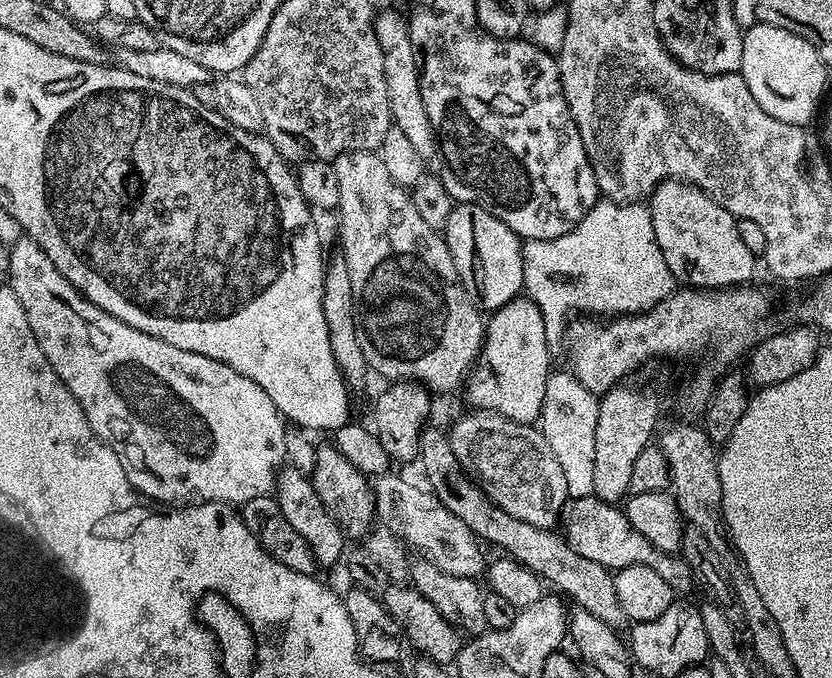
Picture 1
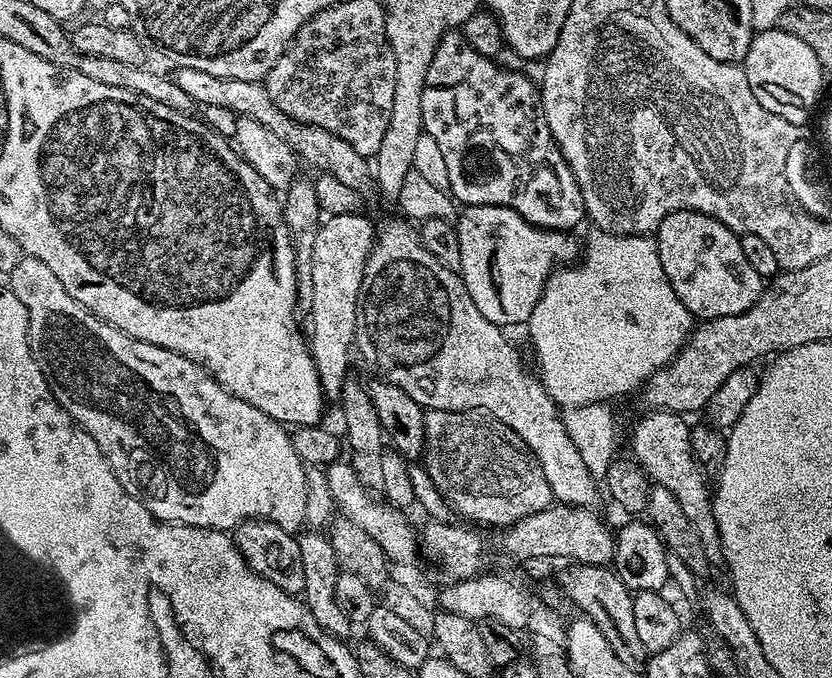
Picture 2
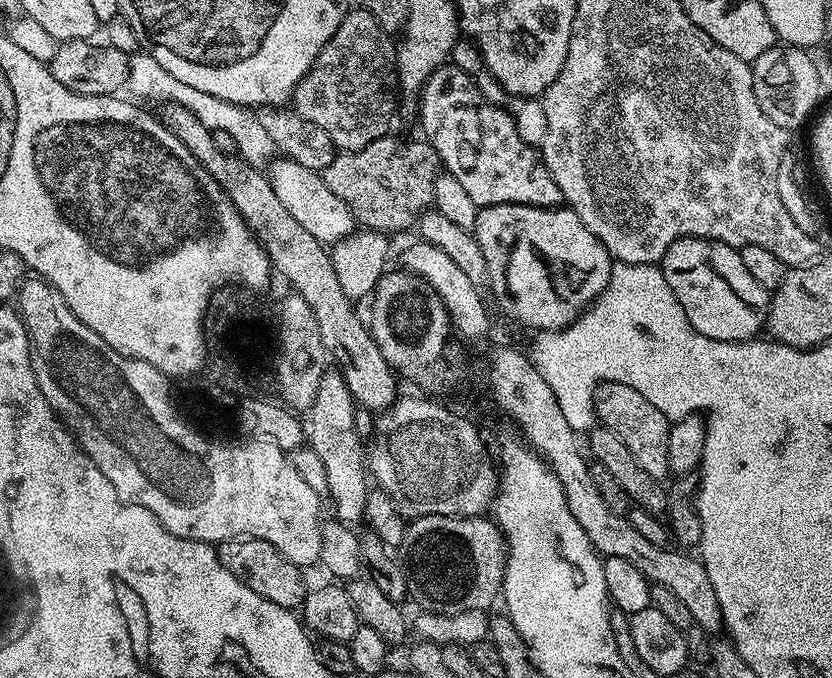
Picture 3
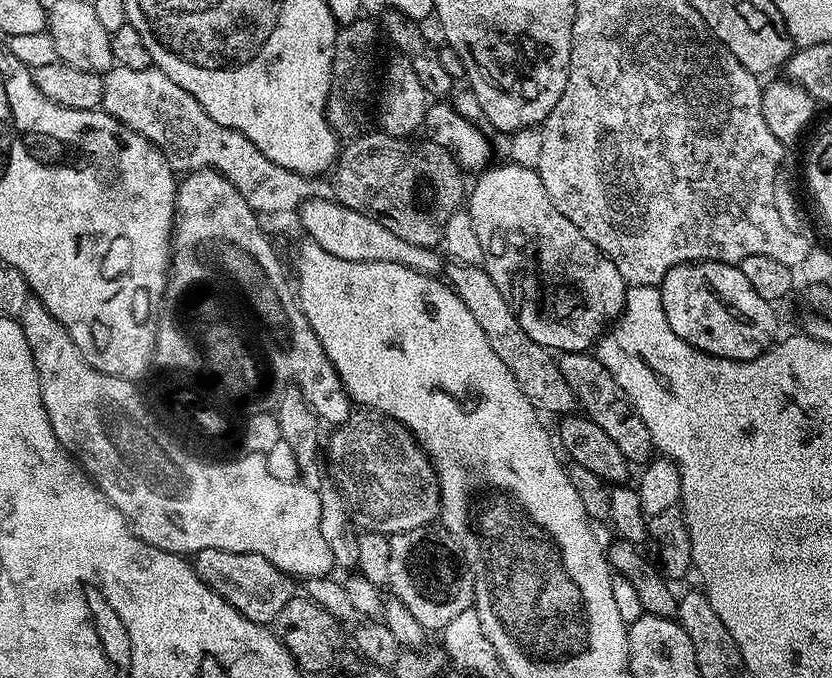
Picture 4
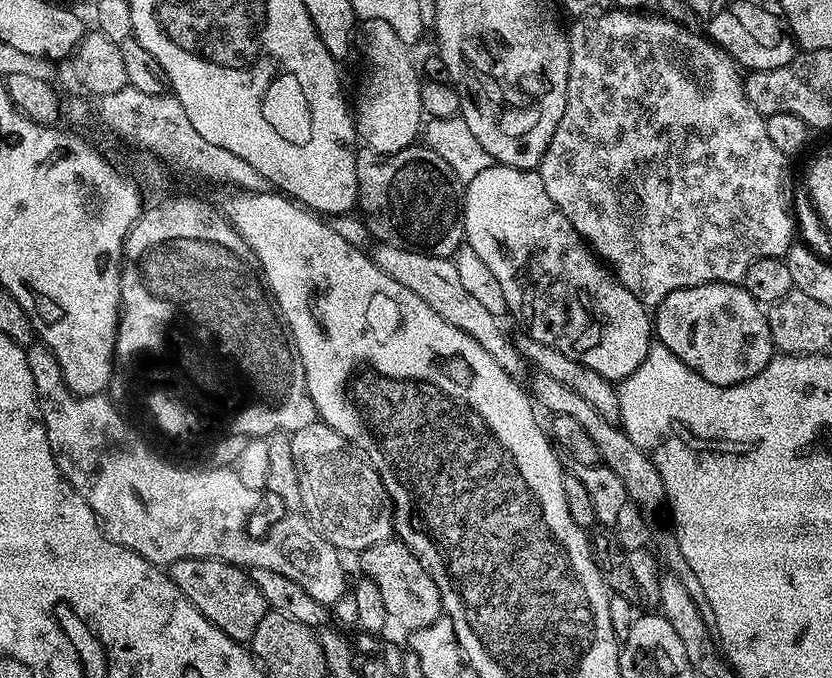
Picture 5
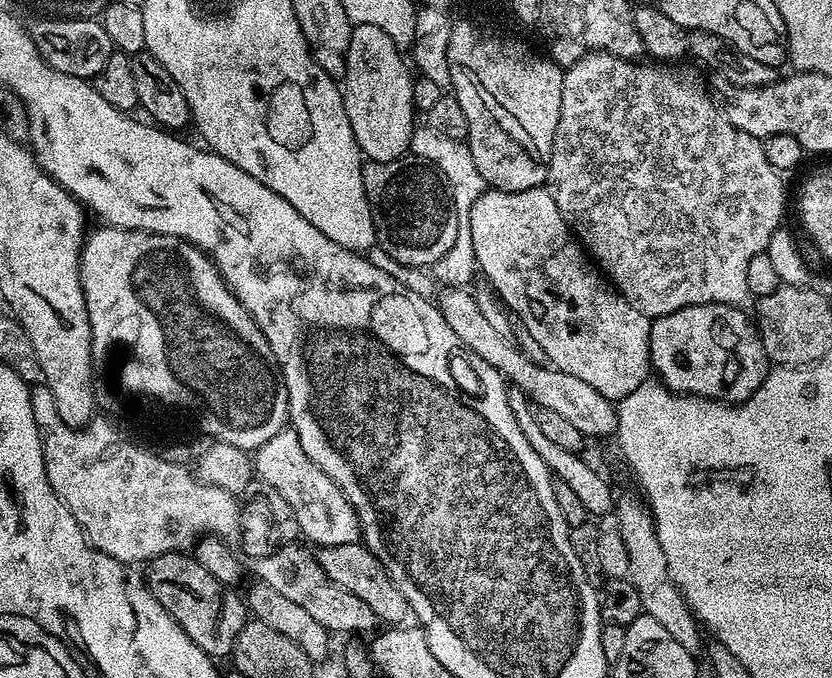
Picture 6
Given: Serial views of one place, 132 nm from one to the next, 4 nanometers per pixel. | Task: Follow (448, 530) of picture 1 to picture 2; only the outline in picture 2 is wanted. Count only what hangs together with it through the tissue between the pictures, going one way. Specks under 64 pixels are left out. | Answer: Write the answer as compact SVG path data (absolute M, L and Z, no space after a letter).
M337 462L327 465L327 475L329 478L330 494L333 495L335 507L352 523L362 526L382 546L385 556L393 565L408 564L418 556L418 532L408 525L408 520L403 511L393 507L387 502L379 504L376 500L371 500L369 489L365 488L362 482L358 482L358 474L354 474L351 463Z

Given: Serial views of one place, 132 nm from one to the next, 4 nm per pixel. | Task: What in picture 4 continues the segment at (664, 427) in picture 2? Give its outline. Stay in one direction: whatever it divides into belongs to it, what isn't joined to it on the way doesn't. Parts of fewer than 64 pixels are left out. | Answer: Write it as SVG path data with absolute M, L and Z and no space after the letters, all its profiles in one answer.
M565 352L559 355L557 364L566 382L574 389L577 403L583 413L610 436L630 464L645 463L653 453L652 439L641 416L633 410L618 380L607 370L604 363L590 352Z

